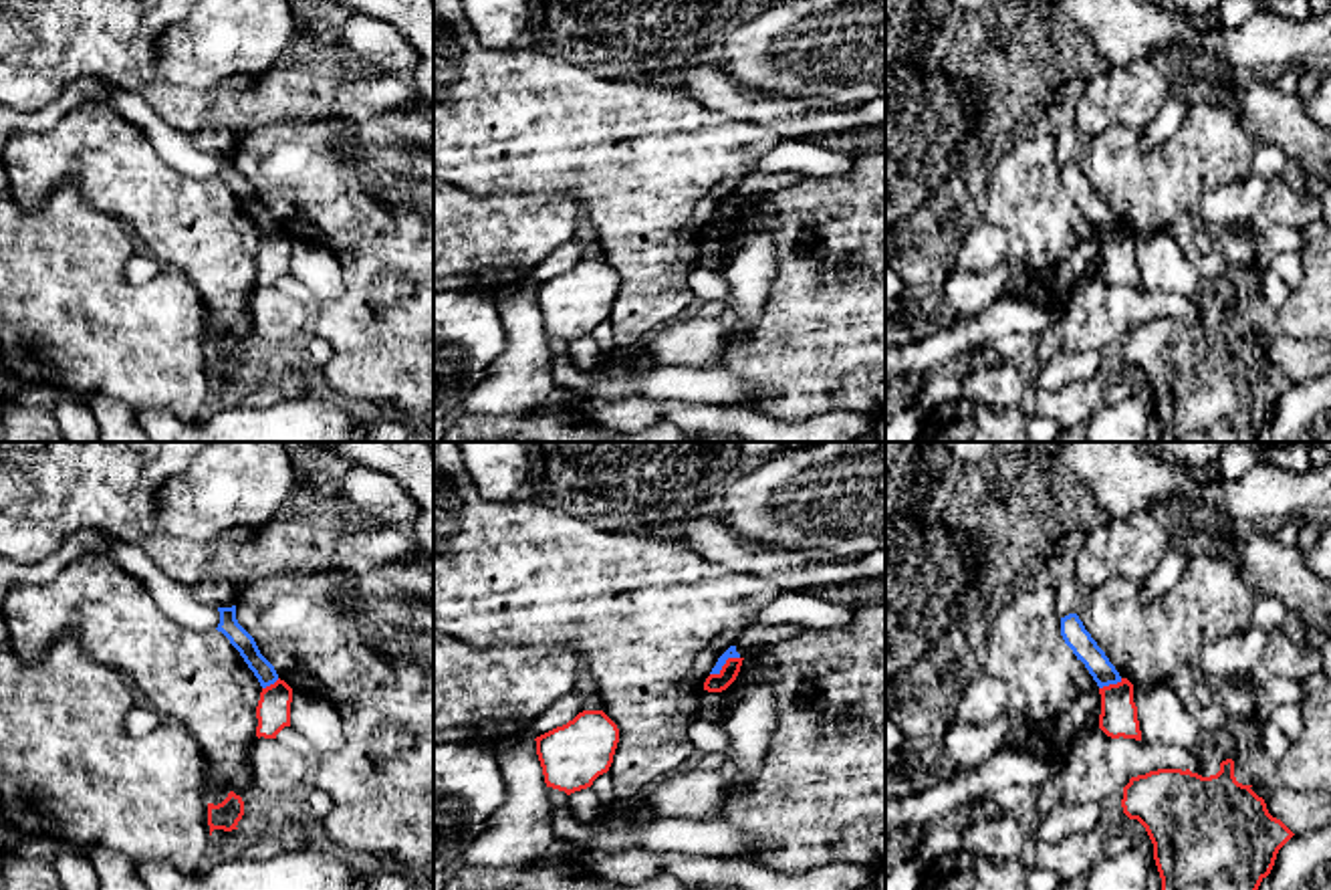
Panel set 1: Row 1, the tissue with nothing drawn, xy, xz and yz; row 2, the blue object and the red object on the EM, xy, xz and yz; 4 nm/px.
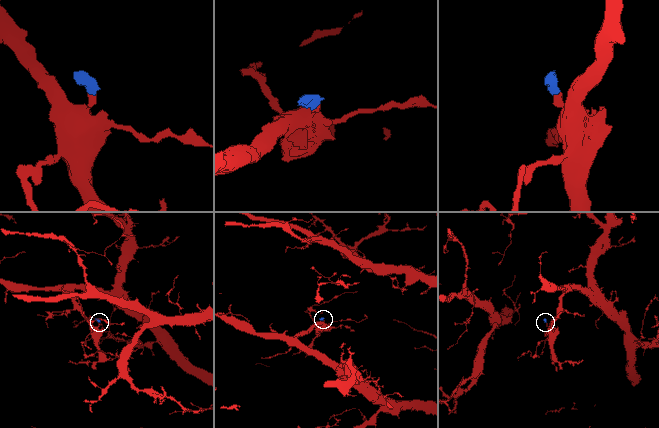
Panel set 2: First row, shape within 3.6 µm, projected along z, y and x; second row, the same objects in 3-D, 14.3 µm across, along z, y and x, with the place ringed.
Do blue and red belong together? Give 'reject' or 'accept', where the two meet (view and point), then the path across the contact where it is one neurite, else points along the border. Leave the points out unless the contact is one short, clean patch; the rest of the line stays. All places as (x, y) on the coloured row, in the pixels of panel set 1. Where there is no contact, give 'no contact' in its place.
reject; contact xz (724, 662); border xz (739, 656), (731, 656), (710, 675)

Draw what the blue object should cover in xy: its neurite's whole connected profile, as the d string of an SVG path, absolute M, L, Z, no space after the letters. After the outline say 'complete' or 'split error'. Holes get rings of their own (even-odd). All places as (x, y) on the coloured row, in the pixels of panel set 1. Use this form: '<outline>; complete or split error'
M220 579L196 581L188 585L188 589L196 601L220 611L220 624L216 630L222 632L240 652L260 686L266 688L274 684L278 680L274 666L260 654L254 638L236 620L240 589Z; split error

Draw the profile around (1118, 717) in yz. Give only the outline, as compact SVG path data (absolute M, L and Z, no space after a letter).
M1121 678L1117 684L1099 688L1099 694L1099 729L1111 739L1123 737L1141 741L1133 684L1127 678Z

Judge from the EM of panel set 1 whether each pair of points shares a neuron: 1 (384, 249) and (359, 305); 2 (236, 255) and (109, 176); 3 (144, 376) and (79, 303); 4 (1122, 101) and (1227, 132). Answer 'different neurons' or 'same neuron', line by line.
1: same neuron
2: same neuron
3: same neuron
4: different neurons

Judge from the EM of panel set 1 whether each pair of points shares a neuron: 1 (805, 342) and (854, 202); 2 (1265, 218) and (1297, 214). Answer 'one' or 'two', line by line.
1: one
2: one

